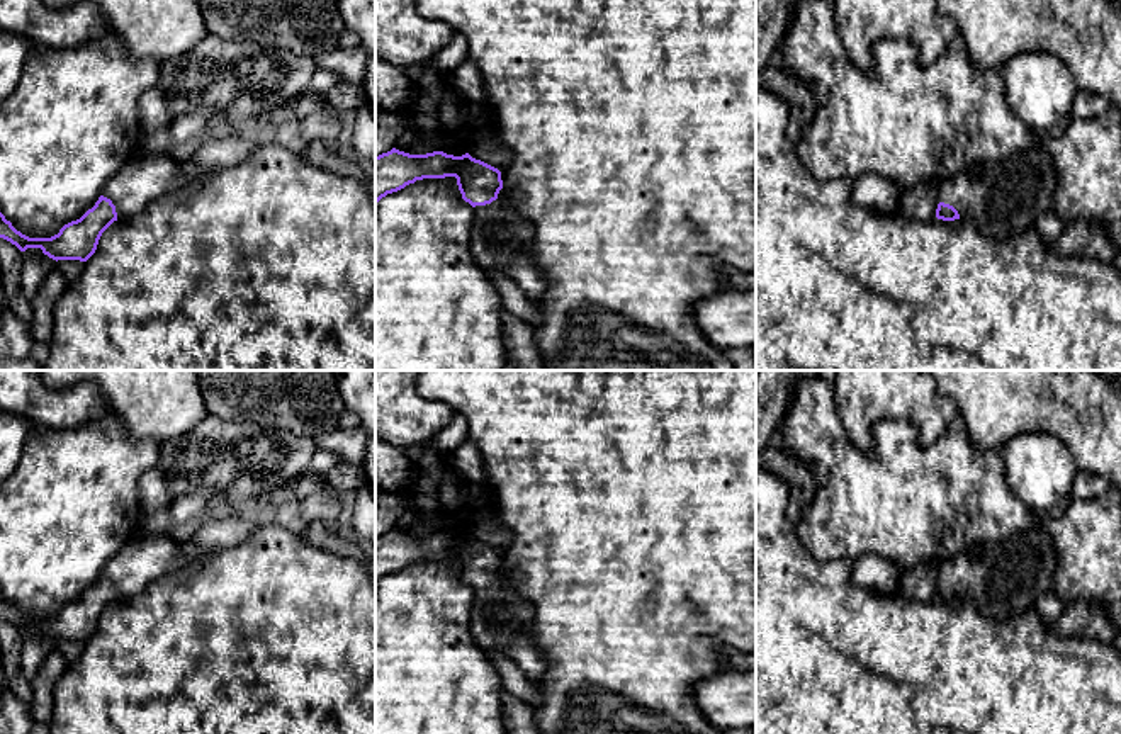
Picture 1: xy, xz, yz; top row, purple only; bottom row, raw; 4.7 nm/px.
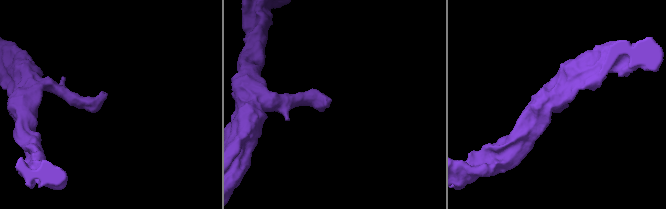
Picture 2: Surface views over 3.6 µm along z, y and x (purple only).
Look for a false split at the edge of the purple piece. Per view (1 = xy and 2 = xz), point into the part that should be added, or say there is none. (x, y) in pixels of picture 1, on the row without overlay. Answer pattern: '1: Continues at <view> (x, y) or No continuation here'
1: Continues at xy (146, 558)
2: Continues at xz (501, 622)

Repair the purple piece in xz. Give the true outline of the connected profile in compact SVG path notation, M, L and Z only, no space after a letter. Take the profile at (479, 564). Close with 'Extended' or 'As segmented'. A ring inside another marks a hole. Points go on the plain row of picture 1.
M392 528L375 537L375 584L423 559L455 557L462 579L474 588L470 634L484 652L513 661L530 683L547 671L547 658L533 642L533 605L503 571L501 552L469 534L409 535Z. Extended

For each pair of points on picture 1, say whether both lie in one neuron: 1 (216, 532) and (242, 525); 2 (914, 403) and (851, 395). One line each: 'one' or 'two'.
1: one
2: one

